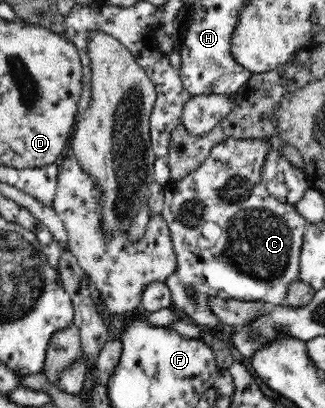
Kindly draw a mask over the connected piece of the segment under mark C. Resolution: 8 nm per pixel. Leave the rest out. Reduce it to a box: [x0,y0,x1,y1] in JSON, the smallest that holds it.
[162,138,308,328]

